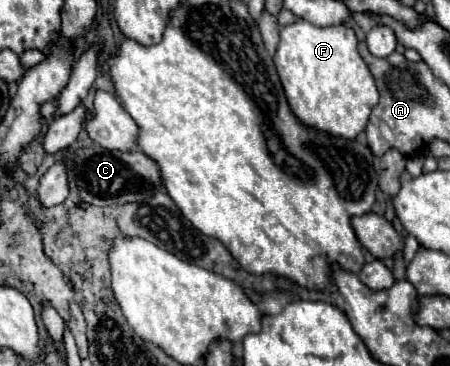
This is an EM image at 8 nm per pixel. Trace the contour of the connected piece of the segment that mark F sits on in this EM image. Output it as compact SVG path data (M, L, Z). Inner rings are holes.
M305 20L287 24L279 32L273 60L287 102L303 124L343 138L355 138L365 128L379 94L369 68L357 52L353 28L347 24L319 28Z

